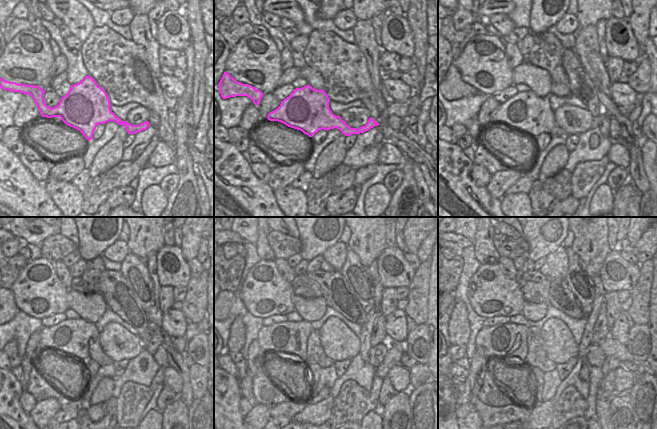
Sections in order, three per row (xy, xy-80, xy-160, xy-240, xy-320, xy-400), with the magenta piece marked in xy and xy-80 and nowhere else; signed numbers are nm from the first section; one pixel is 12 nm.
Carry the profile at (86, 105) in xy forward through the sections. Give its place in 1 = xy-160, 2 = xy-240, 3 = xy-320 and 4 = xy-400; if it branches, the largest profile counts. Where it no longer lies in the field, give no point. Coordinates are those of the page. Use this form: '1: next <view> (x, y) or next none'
1: next xy-160 (525, 111)
2: next xy-240 (71, 336)
3: next xy-320 (289, 337)
4: next xy-400 (509, 340)

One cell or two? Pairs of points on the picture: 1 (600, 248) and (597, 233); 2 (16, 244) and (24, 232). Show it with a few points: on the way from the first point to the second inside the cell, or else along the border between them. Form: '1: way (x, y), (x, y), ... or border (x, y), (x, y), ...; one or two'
1: way (597, 244), (597, 237); one
2: border (14, 236), (21, 241), (22, 245); two

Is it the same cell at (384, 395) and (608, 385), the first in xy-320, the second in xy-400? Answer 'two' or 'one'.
one

